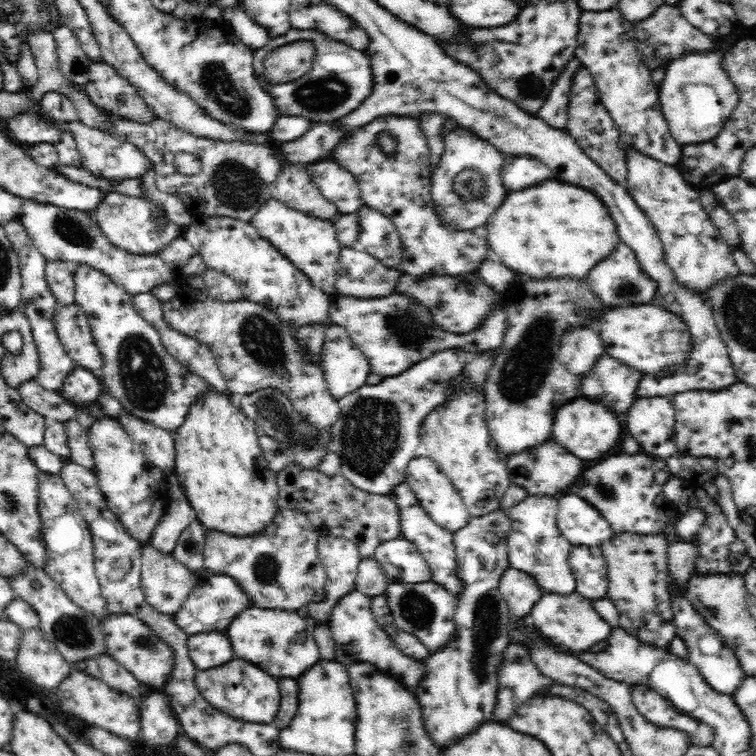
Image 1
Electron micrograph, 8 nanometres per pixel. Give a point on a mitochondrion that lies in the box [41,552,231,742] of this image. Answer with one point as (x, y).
(70, 630)

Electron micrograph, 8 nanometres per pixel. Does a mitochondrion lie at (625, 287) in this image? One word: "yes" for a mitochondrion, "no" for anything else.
yes

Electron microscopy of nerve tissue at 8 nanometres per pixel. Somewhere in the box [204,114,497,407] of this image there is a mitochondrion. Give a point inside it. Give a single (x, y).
(260, 339)

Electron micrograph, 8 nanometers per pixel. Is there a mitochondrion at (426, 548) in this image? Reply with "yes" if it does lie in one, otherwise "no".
no

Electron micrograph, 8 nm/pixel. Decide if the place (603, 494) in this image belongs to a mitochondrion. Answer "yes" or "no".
yes

